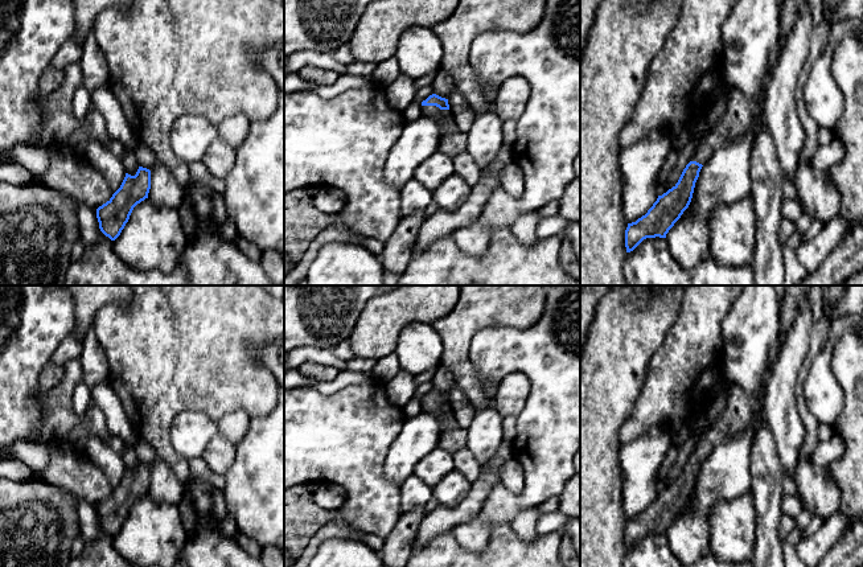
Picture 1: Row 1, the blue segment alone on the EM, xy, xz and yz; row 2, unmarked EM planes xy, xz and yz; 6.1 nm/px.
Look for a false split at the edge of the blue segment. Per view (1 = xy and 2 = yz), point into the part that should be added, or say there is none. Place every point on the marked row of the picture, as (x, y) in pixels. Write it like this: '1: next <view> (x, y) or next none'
1: next none
2: next yz (738, 116)

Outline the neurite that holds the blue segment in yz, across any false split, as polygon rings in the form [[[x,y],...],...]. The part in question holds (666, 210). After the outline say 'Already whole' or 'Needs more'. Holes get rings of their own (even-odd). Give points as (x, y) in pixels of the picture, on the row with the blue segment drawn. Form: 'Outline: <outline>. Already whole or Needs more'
Outline: [[[784,0],[780,15],[780,37],[769,56],[769,65],[765,73],[761,96],[756,100],[749,99],[741,90],[731,87],[727,110],[718,126],[702,137],[691,161],[683,169],[678,182],[662,196],[636,222],[628,223],[625,230],[626,252],[633,251],[646,238],[666,238],[669,230],[689,208],[695,182],[702,167],[710,160],[718,145],[732,141],[741,136],[751,126],[753,114],[765,102],[770,81],[770,71],[782,48],[782,40],[794,29],[797,16],[801,13],[806,0]]]. Needs more

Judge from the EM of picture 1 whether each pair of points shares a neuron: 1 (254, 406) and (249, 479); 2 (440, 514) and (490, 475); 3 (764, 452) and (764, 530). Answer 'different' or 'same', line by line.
1: different
2: same
3: same

